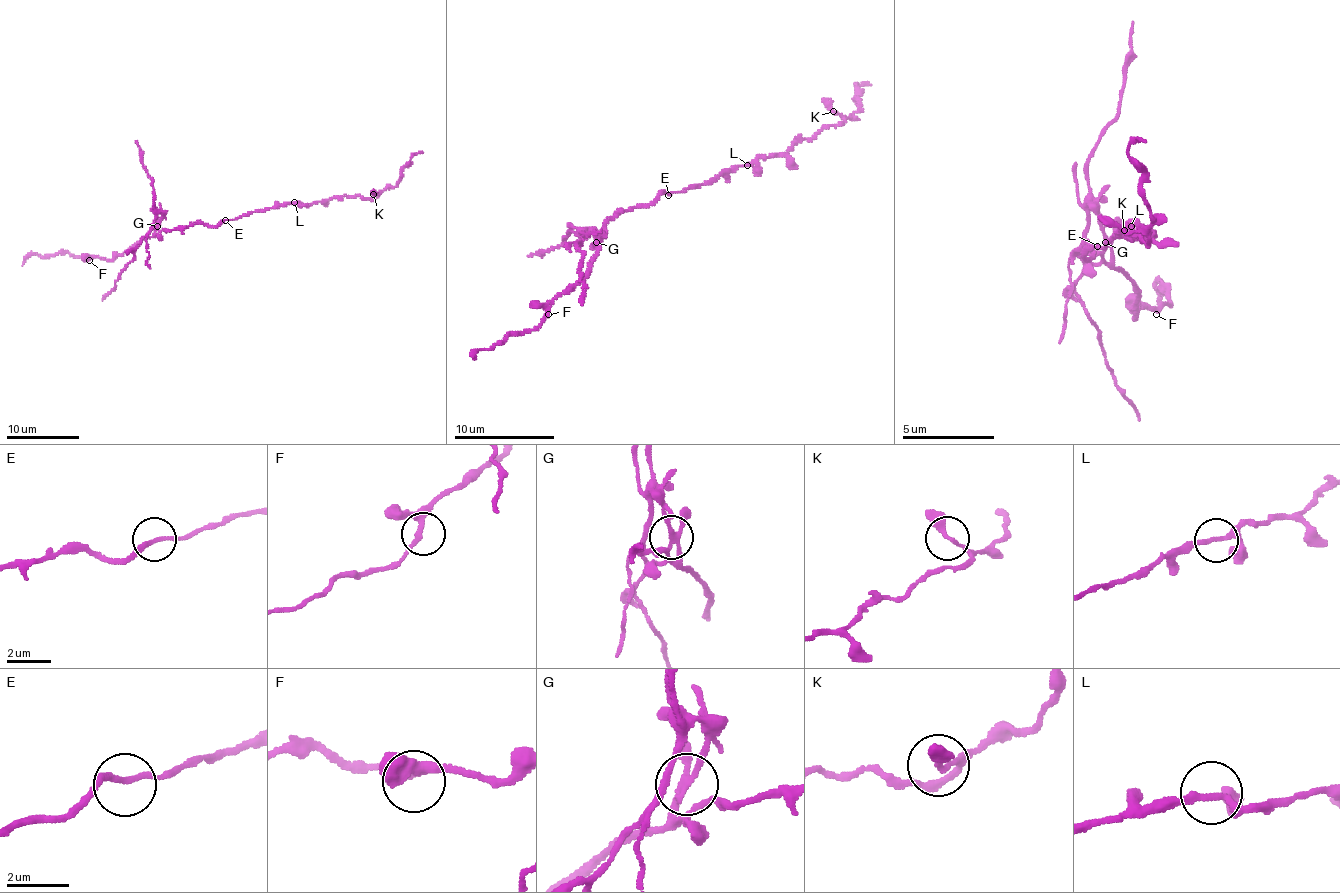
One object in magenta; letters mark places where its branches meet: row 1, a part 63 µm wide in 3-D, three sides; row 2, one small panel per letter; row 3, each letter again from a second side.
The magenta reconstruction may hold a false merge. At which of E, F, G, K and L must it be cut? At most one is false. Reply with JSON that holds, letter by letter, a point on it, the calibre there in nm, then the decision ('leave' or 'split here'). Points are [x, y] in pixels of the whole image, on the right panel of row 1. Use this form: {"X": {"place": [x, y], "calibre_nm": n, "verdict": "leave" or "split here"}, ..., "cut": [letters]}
{"E": {"place": [1097, 246], "calibre_nm": 190, "verdict": "leave"}, "F": {"place": [1156, 314], "calibre_nm": 190, "verdict": "leave"}, "G": {"place": [1105, 242], "calibre_nm": 190, "verdict": "split here"}, "K": {"place": [1124, 230], "calibre_nm": 240, "verdict": "leave"}, "L": {"place": [1131, 226], "calibre_nm": 180, "verdict": "leave"}, "cut": ["G"]}

